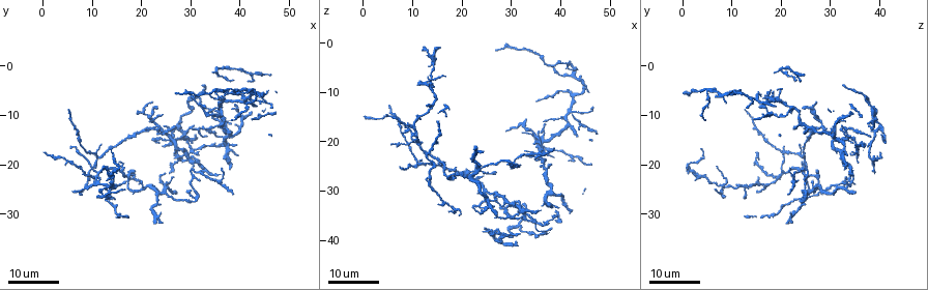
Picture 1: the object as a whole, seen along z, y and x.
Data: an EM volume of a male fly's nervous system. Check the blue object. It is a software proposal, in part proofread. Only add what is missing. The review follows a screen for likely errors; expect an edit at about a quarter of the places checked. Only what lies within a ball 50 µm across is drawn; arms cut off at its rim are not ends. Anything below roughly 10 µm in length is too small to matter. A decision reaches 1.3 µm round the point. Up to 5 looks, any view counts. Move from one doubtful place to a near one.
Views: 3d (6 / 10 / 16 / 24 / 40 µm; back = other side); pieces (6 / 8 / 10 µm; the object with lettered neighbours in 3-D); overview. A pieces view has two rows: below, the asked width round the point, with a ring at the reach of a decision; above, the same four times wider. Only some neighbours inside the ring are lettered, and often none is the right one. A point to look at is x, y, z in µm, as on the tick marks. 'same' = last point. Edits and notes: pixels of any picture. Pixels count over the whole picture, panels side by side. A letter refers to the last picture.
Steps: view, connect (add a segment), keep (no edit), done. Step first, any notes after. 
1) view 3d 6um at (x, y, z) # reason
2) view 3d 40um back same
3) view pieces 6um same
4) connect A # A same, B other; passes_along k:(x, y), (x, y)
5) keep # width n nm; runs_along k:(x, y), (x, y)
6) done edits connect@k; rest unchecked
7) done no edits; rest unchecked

view 3d 24um at (37.5, 13.5, 24.5) # branch stops here

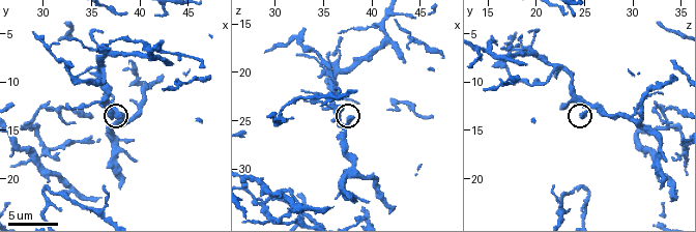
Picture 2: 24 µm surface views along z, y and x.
view pieces 6um at (37.6, 13.4, 24.6)

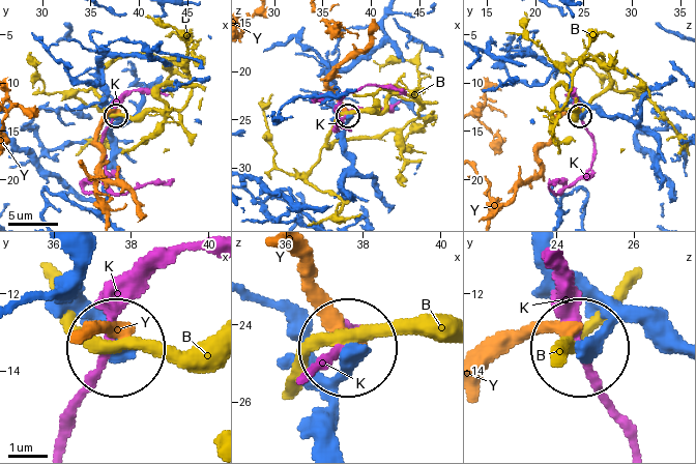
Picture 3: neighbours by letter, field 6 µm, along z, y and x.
keep # B other, K other, Y other; none of them fits

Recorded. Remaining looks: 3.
view 3d 16um at (20.0, 23.0, 26.5) # branch stops here

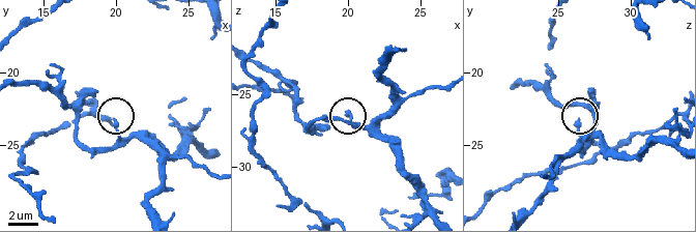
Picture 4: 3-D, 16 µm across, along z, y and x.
view pieces 6um at (20.0, 23.4, 26.4)

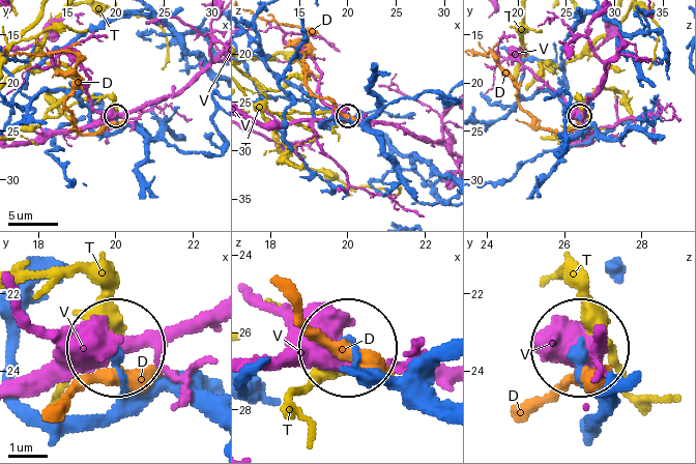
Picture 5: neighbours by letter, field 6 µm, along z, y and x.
keep # D other, T other, V other; no lettered segment goes on from it

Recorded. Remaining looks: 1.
view pieces 6um at (32.4, 12.8, 22.6) # branch stops here

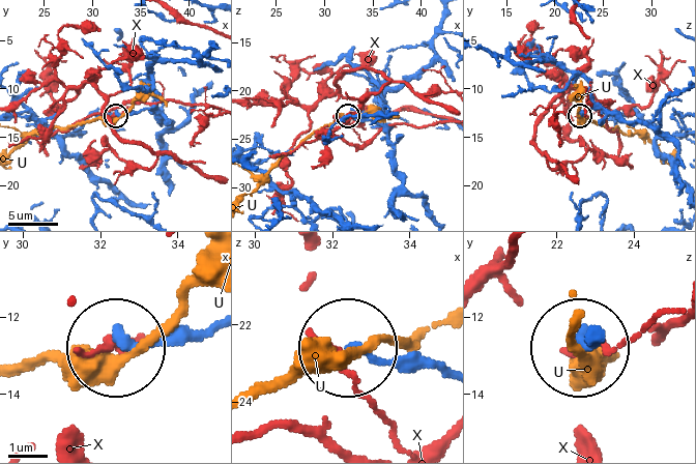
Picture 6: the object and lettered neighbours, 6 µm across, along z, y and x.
keep # U other, X other; none of them fits

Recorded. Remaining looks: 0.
done no edits; rest unchecked

